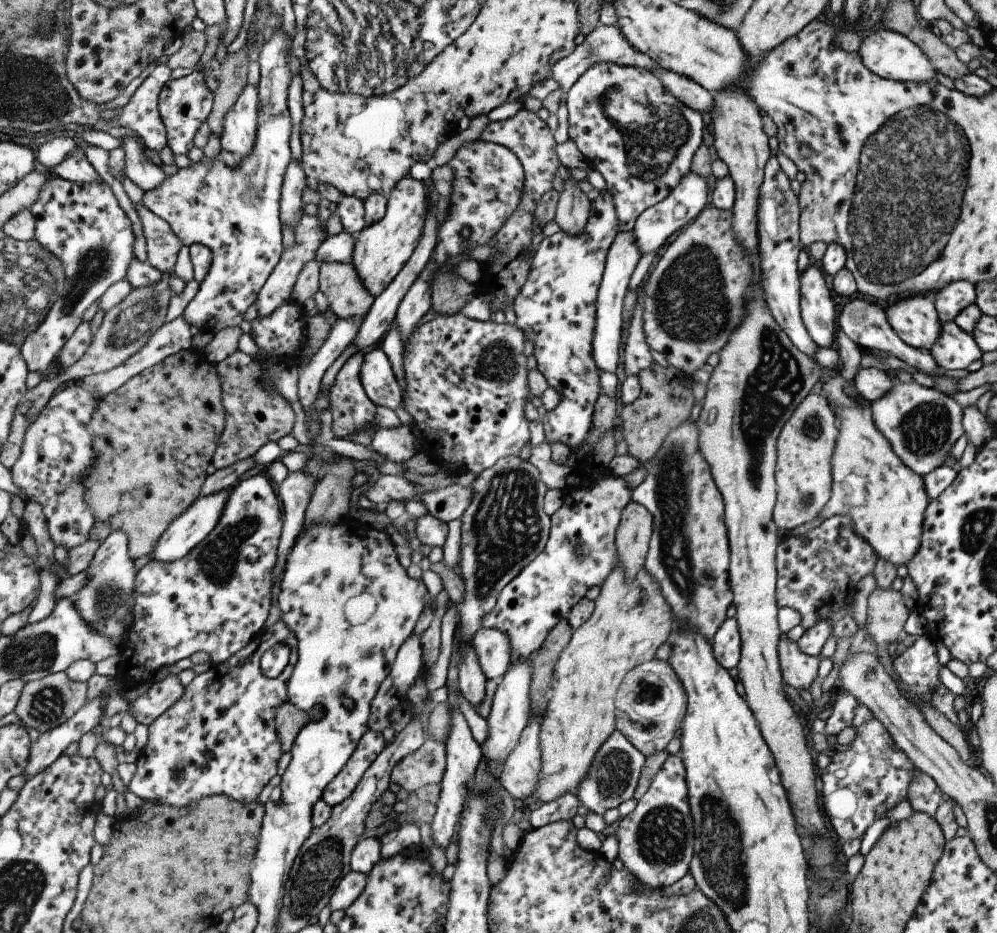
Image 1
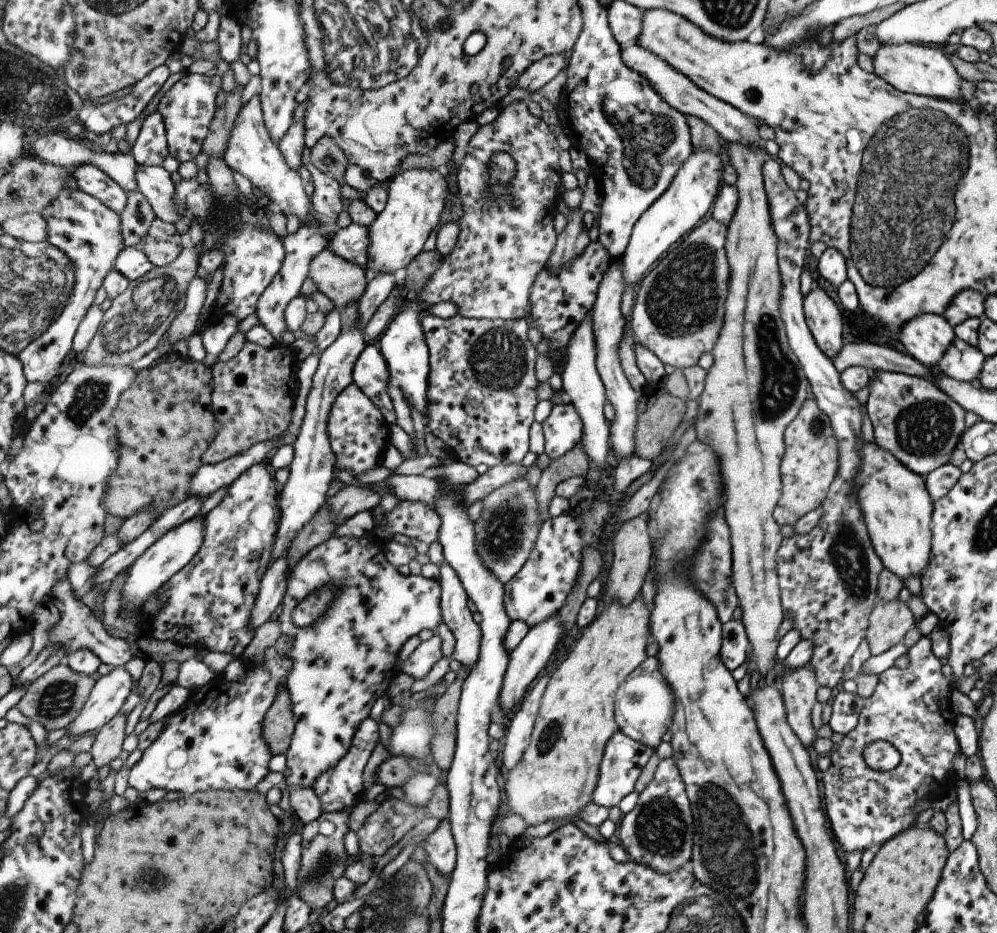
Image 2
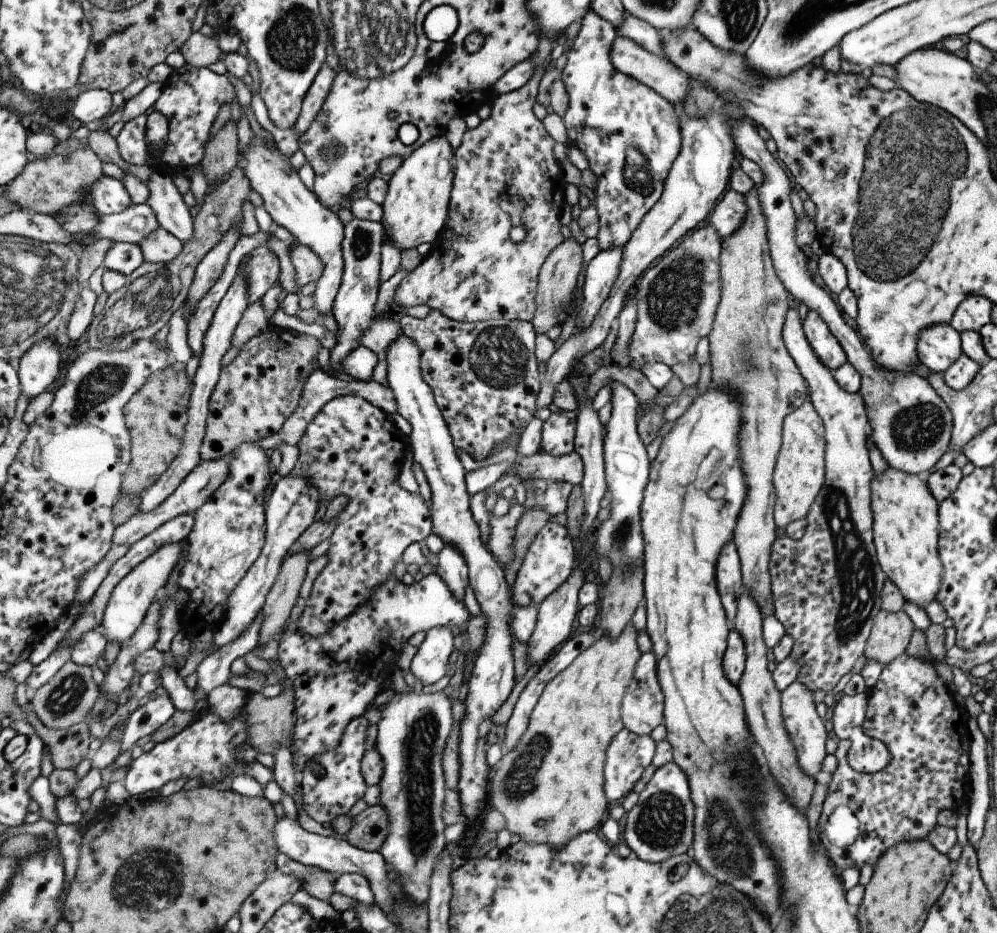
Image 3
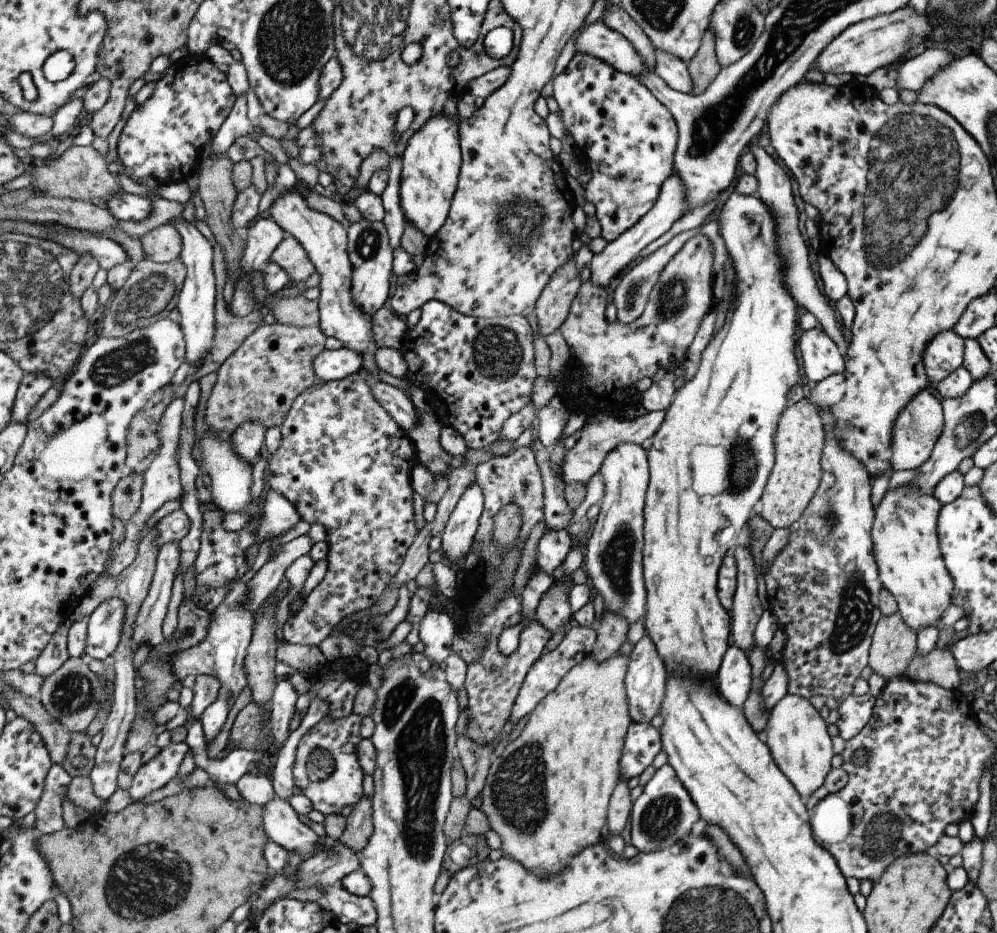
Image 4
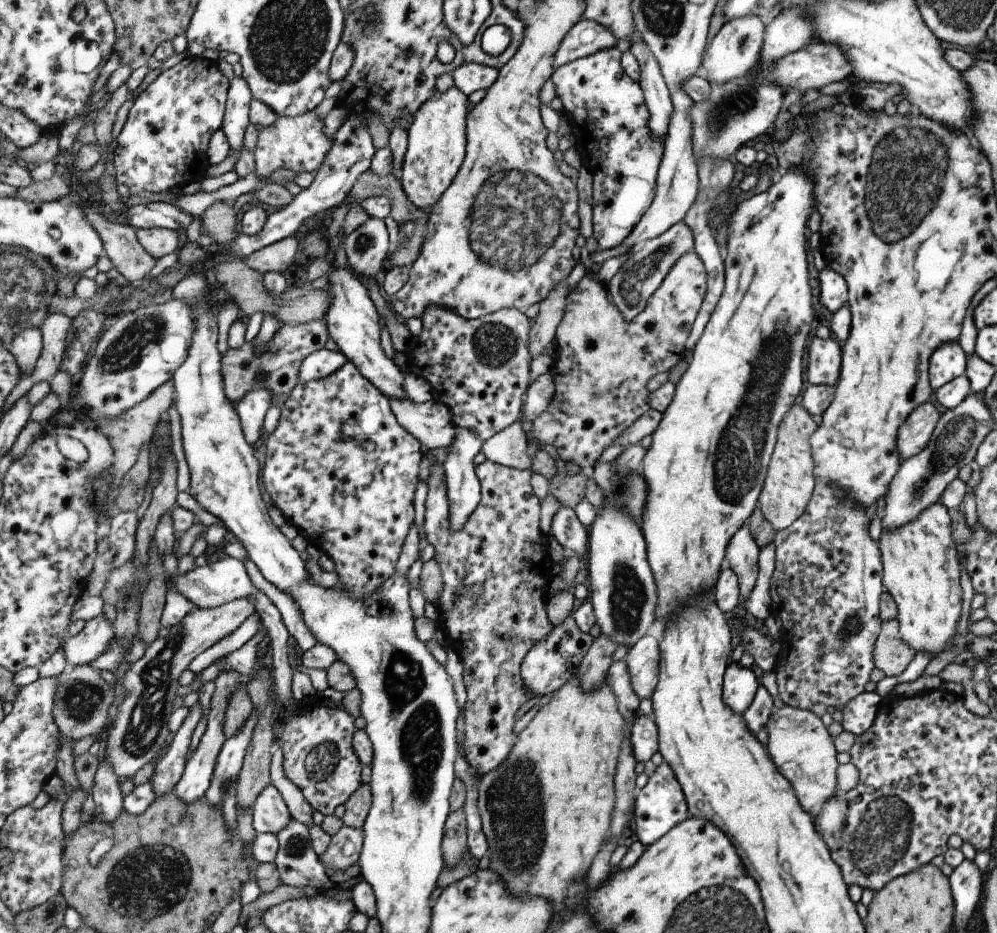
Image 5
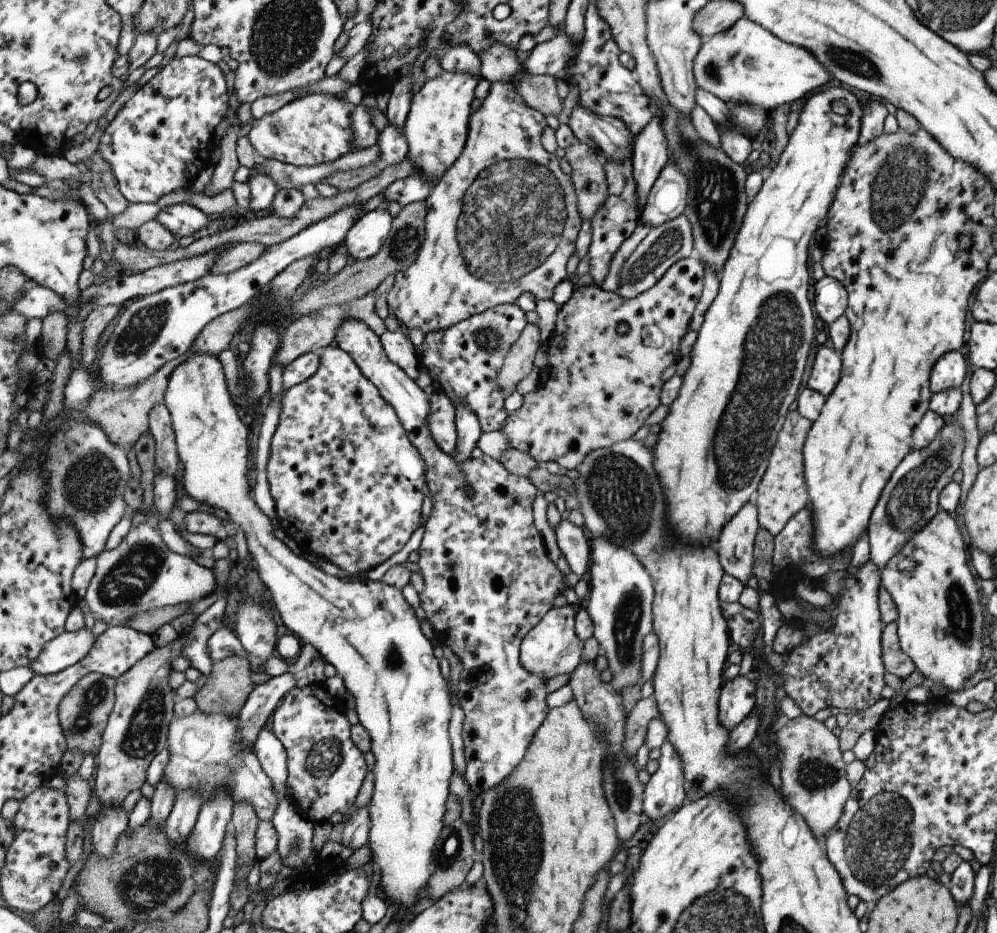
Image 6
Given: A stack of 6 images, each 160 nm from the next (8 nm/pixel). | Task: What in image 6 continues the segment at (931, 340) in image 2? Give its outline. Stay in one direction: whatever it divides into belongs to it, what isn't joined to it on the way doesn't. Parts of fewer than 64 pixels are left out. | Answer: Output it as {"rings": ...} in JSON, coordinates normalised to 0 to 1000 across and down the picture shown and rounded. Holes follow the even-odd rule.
{"rings":[[[952,376],[944,380],[934,393],[932,403],[932,420],[941,421],[953,416],[961,416],[968,400],[969,383],[966,376]]]}

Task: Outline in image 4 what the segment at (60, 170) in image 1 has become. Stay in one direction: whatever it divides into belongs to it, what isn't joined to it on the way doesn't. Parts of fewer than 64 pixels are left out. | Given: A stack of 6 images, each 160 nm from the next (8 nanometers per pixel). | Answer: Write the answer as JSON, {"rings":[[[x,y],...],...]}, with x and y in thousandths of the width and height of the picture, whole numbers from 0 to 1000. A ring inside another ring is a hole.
{"rings":[[[119,205],[108,212],[107,224],[117,237],[142,237],[150,228],[152,217],[151,212]]]}

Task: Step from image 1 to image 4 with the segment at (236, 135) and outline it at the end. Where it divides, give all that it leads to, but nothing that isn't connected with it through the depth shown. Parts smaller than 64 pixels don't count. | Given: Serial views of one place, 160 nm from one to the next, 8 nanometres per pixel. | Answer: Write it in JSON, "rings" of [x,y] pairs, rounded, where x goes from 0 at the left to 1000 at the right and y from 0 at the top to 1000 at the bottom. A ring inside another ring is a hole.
{"rings":[[[293,202],[275,214],[270,227],[288,251],[296,252],[302,259],[322,296],[321,316],[318,319],[321,324],[322,354],[342,365],[344,371],[360,376],[365,382],[367,398],[373,401],[380,399],[381,394],[376,388],[379,371],[374,362],[373,340],[366,338],[355,325],[355,289],[349,271],[349,245],[340,236],[312,223],[304,208]]]}

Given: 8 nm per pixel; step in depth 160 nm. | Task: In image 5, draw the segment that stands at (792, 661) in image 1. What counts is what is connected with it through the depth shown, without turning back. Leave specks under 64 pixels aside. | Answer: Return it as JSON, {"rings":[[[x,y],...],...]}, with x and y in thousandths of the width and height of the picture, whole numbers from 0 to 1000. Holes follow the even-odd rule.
{"rings":[[[786,755],[778,759],[766,776],[769,789],[768,805],[778,824],[793,839],[798,856],[806,869],[812,871],[819,860],[824,862],[840,851],[838,824],[841,817],[835,790],[813,762]]]}

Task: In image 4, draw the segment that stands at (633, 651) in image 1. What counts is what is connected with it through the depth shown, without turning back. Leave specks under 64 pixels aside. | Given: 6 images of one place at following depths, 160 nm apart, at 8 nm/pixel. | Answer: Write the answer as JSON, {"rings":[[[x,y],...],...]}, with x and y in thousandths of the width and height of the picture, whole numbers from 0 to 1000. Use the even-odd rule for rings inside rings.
{"rings":[[[621,699],[614,701],[611,705],[601,711],[593,702],[585,705],[583,710],[580,710],[579,713],[570,718],[563,731],[557,735],[557,740],[551,743],[539,756],[539,759],[532,765],[522,788],[506,802],[504,809],[496,812],[492,820],[486,845],[481,853],[482,867],[489,872],[493,890],[503,896],[503,911],[505,915],[521,921],[521,924],[524,924],[525,928],[528,928],[532,934],[544,940],[552,940],[552,937],[558,937],[559,934],[567,930],[568,926],[572,924],[573,919],[576,919],[583,910],[587,910],[588,907],[599,904],[601,896],[603,896],[603,887],[608,882],[607,870],[611,870],[609,860],[612,860],[611,853],[615,853],[617,842],[619,842],[621,837],[620,815],[622,804],[625,800],[629,779],[633,774],[630,766],[630,755],[626,738],[626,727],[630,717],[630,710],[630,702]]]}

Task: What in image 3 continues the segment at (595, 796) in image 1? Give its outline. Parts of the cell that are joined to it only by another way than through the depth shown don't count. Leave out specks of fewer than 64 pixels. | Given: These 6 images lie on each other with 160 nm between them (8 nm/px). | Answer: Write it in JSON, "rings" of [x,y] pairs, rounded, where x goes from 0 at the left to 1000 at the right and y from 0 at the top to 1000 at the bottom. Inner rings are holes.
{"rings":[[[625,780],[621,791],[613,795],[613,804],[609,805],[609,857],[617,860],[625,852],[629,852],[641,836],[645,824],[653,817],[657,802],[656,794],[651,789],[639,789]]]}

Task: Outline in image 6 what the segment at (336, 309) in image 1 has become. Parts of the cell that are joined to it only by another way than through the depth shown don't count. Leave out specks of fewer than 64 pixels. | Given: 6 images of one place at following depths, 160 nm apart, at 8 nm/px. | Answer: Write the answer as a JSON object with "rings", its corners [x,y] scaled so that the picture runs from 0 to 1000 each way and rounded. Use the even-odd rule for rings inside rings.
{"rings":[[[240,260],[232,263],[232,266],[228,266],[226,270],[220,272],[212,293],[231,294],[237,292],[246,285],[250,285],[250,283],[254,283],[266,268],[268,265],[262,262]]]}

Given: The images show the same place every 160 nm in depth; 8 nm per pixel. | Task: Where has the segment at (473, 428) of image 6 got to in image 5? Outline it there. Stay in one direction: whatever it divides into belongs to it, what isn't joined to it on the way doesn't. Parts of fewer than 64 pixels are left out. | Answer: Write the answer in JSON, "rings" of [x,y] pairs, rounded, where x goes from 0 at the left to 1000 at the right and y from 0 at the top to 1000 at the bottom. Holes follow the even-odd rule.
{"rings":[[[459,459],[455,475],[451,479],[449,492],[445,497],[451,538],[451,563],[456,570],[466,567],[472,552],[478,547],[480,539],[483,537],[483,519],[478,510],[474,491],[482,484],[485,474],[486,472],[480,469],[475,461]]]}

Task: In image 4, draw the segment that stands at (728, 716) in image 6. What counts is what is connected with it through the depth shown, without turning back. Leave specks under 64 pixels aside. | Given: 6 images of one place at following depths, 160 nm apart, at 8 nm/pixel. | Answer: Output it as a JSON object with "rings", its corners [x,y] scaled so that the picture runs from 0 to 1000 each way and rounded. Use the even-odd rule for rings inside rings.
{"rings":[[[736,690],[725,700],[718,730],[722,747],[735,757],[744,757],[752,736],[752,712],[748,699]]]}

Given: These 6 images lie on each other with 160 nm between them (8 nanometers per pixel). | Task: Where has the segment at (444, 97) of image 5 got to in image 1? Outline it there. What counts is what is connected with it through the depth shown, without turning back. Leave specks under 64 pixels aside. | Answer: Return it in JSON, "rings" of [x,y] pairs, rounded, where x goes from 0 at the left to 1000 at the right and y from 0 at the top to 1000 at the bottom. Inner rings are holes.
{"rings":[[[408,190],[410,191],[402,193],[390,209],[387,230],[380,238],[363,247],[353,272],[352,283],[361,294],[367,310],[376,319],[381,318],[390,309],[411,280],[423,254],[427,229],[434,220],[427,194]]]}

